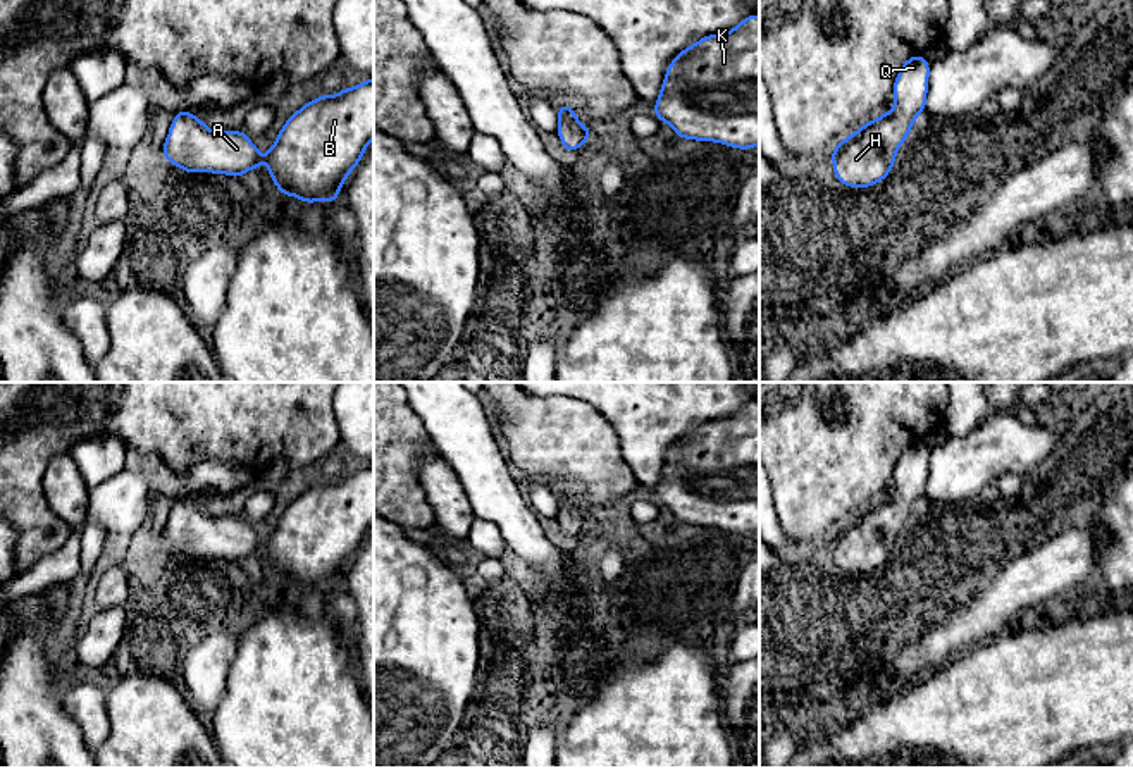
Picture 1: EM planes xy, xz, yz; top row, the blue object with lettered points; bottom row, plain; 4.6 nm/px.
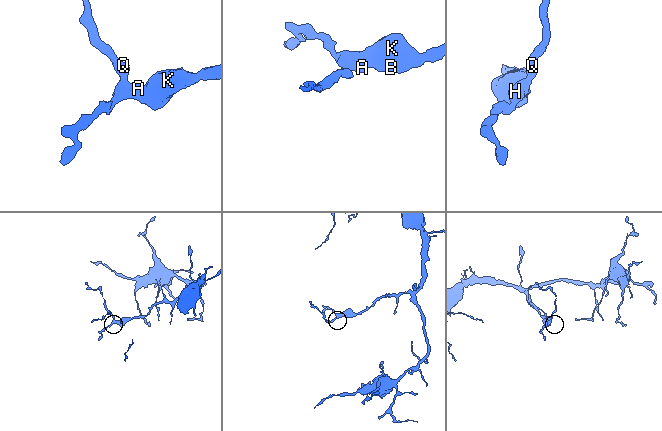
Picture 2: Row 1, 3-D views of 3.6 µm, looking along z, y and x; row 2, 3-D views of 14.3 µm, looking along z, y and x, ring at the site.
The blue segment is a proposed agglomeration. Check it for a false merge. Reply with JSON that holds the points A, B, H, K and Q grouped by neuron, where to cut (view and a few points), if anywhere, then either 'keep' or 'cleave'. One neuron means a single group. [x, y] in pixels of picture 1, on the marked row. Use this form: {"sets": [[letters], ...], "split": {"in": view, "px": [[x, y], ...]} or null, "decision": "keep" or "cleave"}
{"sets": [["A", "B", "H", "K", "Q"]], "split": null, "decision": "keep"}

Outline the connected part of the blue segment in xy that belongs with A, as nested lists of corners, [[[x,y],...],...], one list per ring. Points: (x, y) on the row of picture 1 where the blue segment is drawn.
[[[179,110],[170,122],[169,134],[162,145],[165,162],[177,165],[183,172],[212,172],[239,177],[250,169],[260,170],[262,153],[245,131],[212,131],[196,115]]]

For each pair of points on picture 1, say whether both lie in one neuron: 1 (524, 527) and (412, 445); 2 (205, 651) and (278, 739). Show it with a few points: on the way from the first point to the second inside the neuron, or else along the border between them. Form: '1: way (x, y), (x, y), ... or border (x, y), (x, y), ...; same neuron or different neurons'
1: border (415, 412), (429, 441), (443, 457); different neurons
2: way (222, 675), (222, 691), (233, 694), (253, 715); same neuron

